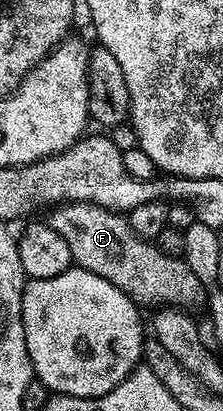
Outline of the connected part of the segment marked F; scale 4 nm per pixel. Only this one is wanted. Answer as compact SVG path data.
M60 202L45 221L69 244L71 261L78 269L88 270L121 288L140 307L177 306L192 308L204 301L205 288L183 258L165 256L128 224L120 211L101 208L92 202Z

